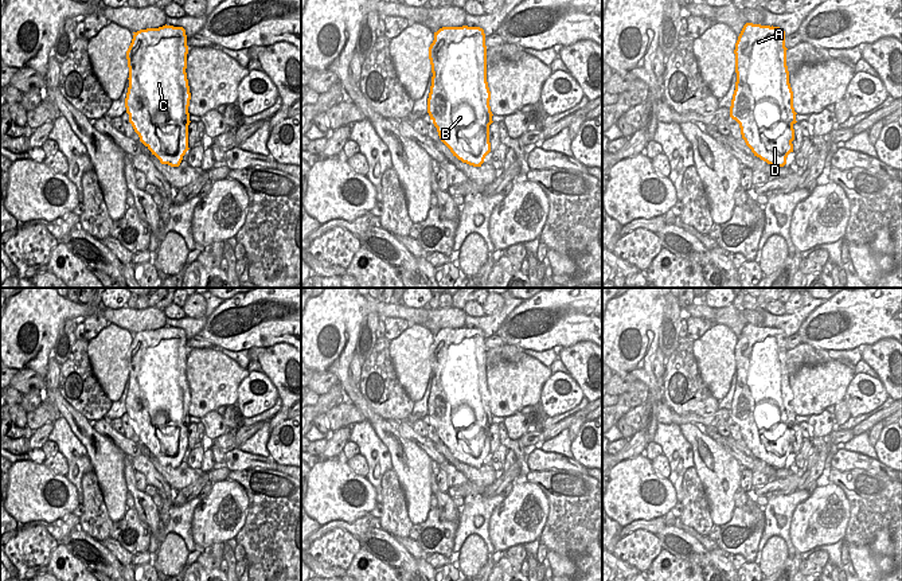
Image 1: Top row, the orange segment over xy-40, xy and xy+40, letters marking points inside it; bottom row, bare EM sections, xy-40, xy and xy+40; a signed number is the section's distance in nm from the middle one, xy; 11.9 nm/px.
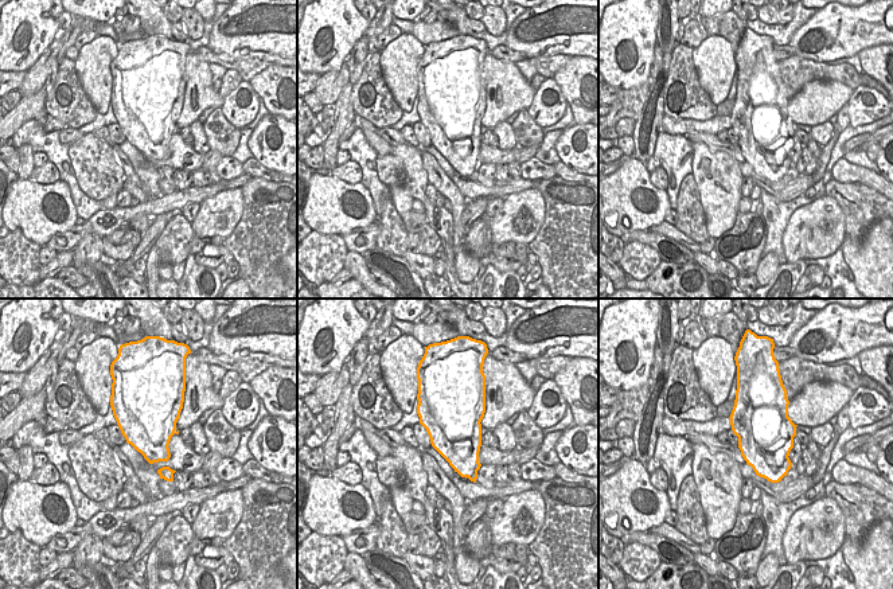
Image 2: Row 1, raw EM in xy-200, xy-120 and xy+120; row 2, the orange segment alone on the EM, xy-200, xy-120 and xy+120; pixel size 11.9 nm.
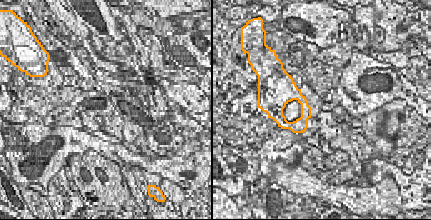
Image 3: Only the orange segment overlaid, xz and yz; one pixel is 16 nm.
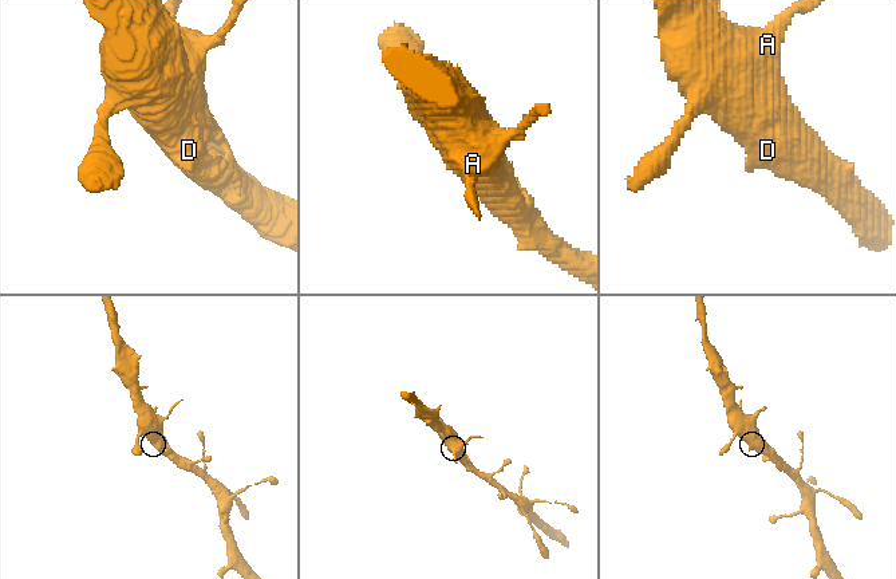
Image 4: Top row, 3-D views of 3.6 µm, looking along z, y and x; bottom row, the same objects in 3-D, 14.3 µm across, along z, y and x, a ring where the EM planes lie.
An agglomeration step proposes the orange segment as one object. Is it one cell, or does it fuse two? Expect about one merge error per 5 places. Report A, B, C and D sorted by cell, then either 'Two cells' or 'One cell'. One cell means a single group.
Groups: A B C D. One cell

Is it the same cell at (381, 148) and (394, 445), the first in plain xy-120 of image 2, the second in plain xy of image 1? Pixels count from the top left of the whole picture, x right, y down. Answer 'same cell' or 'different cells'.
same cell

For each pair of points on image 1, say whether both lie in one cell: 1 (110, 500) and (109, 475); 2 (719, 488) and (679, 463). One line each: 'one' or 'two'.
1: one
2: two

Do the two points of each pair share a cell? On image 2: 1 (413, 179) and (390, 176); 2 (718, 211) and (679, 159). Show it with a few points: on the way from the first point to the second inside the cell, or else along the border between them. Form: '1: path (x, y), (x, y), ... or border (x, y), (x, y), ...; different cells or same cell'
1: path (408, 172), (404, 168), (396, 170); same cell
2: border (693, 153), (691, 172); different cells

